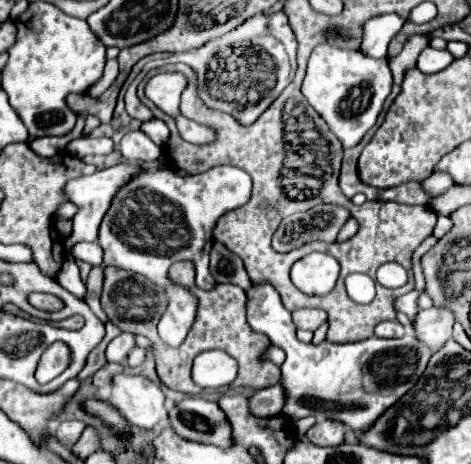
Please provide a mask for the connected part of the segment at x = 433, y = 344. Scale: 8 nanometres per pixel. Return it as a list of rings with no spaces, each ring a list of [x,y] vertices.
[[[443,308],[421,310],[413,320],[415,338],[433,352],[437,352],[451,338],[453,322],[455,322],[453,314]]]

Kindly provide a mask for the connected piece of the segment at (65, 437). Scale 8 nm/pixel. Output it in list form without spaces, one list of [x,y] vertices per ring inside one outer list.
[[[61,422],[55,436],[59,442],[71,442],[71,440],[77,440],[81,436],[83,428],[85,428],[83,422]]]

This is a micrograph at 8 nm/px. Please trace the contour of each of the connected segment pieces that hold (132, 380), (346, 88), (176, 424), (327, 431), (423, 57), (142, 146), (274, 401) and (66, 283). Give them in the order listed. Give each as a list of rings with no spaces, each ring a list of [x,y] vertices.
[[[117,374],[113,378],[109,402],[127,418],[129,424],[143,430],[153,430],[159,422],[167,420],[163,392],[143,376]]]
[[[319,44],[307,66],[307,76],[303,80],[303,96],[327,122],[329,130],[339,138],[345,150],[359,144],[365,132],[375,124],[385,98],[391,92],[391,70],[387,58],[375,60],[365,56],[361,50],[341,50],[331,44]]]
[[[199,396],[185,398],[169,412],[171,426],[181,438],[213,444],[219,448],[231,448],[235,444],[231,424],[217,402],[203,400]]]
[[[335,420],[317,422],[307,432],[307,438],[315,446],[339,446],[339,444],[343,444],[343,424],[339,424]]]
[[[427,46],[421,54],[419,54],[419,60],[417,60],[417,68],[423,72],[423,74],[435,74],[435,72],[441,72],[445,70],[451,62],[453,62],[453,54],[445,48],[445,50],[435,50],[431,46]]]
[[[141,130],[127,132],[119,142],[119,150],[129,162],[133,162],[133,160],[157,160],[161,156],[159,146],[149,136],[145,136]]]
[[[275,384],[271,388],[259,390],[249,398],[249,410],[257,418],[273,418],[283,408],[283,388]]]
[[[71,256],[65,258],[65,262],[63,262],[63,266],[61,266],[61,272],[57,274],[57,282],[59,282],[63,288],[67,288],[73,296],[77,296],[79,300],[85,298],[85,284],[81,282],[81,278],[79,278],[79,268],[77,268],[77,264],[75,264],[75,260],[73,260]]]

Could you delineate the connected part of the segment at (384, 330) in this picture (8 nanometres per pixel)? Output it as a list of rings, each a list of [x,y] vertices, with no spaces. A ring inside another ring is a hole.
[[[397,320],[381,322],[375,326],[375,336],[379,338],[401,338],[403,334],[405,334],[405,328]]]

